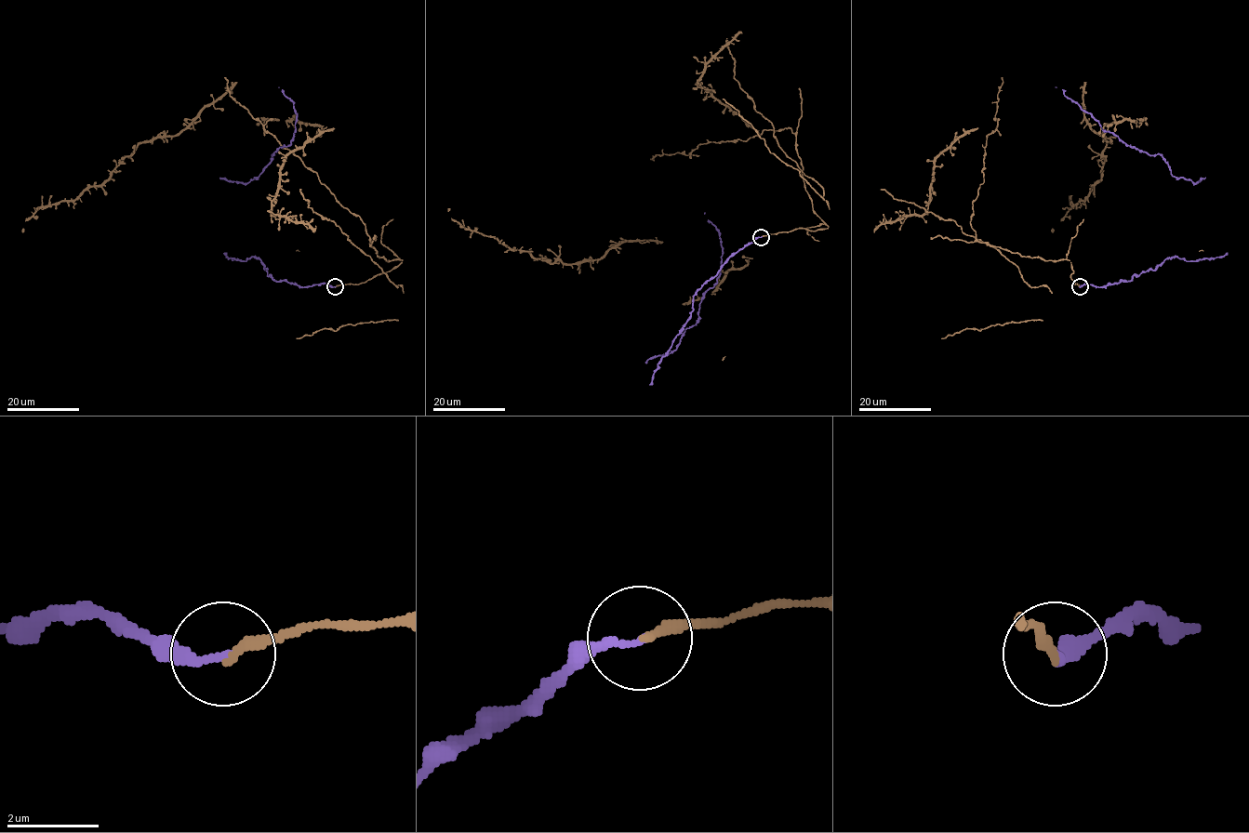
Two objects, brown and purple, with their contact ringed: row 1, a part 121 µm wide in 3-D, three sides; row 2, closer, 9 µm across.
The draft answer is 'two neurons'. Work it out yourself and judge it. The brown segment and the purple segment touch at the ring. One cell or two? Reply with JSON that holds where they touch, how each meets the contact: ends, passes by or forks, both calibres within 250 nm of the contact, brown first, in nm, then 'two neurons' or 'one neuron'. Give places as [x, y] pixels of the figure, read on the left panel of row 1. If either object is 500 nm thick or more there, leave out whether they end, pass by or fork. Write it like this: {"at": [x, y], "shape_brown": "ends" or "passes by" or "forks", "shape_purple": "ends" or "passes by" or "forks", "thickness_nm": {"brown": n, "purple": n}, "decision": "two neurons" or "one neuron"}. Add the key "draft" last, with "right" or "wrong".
{"at": [335, 286], "shape_brown": "ends", "shape_purple": "ends", "thickness_nm": {"brown": 200, "purple": 170}, "decision": "two neurons", "draft": "right"}

